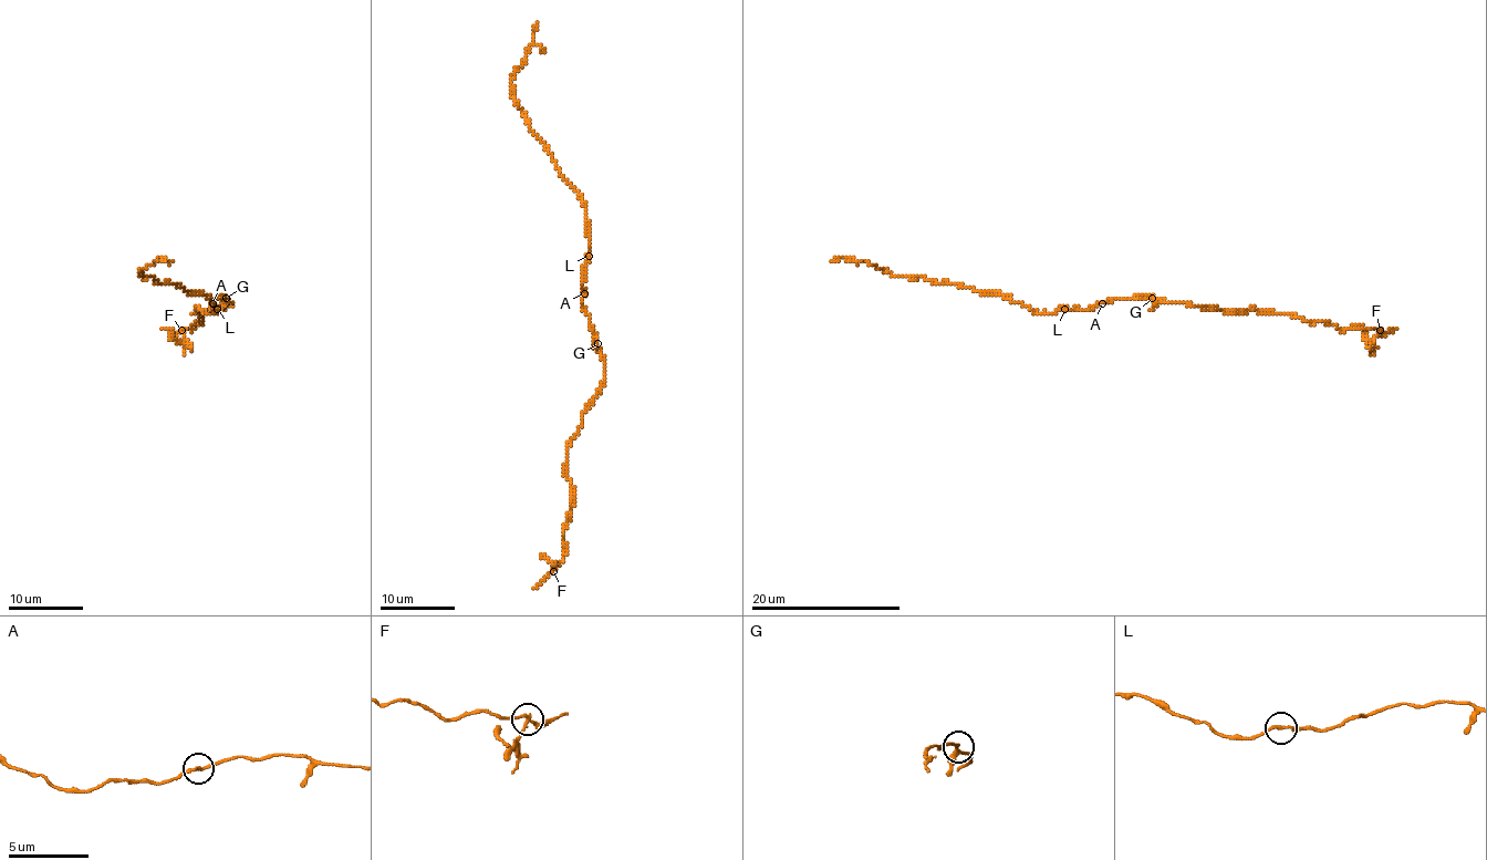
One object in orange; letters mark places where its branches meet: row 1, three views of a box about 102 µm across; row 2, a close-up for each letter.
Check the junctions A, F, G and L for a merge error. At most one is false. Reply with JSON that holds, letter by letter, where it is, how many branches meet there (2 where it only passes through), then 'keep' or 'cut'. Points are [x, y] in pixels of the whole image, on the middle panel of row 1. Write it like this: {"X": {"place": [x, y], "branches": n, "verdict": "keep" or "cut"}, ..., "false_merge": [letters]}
{"A": {"place": [584, 293], "branches": 2, "verdict": "keep"}, "F": {"place": [553, 571], "branches": 3, "verdict": "cut"}, "G": {"place": [598, 343], "branches": 3, "verdict": "keep"}, "L": {"place": [589, 256], "branches": 2, "verdict": "keep"}, "false_merge": ["F"]}

